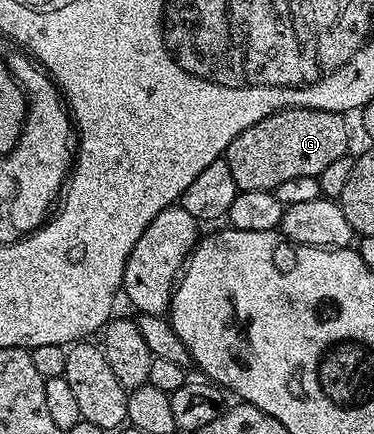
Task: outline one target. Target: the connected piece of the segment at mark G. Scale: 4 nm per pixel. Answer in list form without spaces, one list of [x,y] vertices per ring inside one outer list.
[[[287,107],[283,111],[273,113],[257,125],[249,125],[245,133],[241,133],[229,145],[226,161],[233,173],[233,181],[237,181],[240,191],[267,190],[274,192],[277,185],[290,181],[293,177],[318,177],[321,169],[325,169],[337,157],[348,154],[347,123],[337,111],[322,111],[312,107]]]

